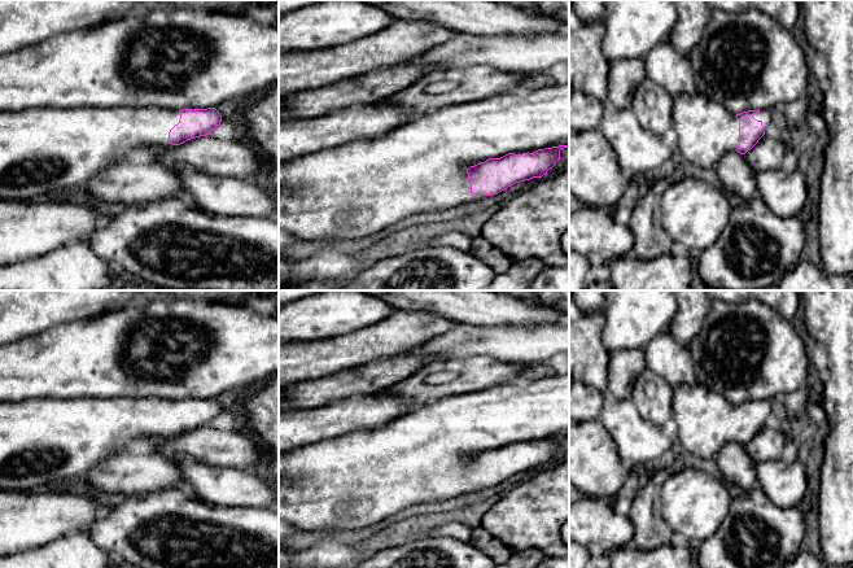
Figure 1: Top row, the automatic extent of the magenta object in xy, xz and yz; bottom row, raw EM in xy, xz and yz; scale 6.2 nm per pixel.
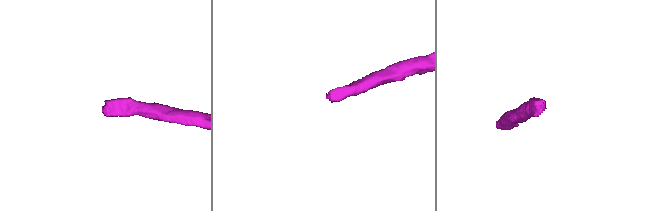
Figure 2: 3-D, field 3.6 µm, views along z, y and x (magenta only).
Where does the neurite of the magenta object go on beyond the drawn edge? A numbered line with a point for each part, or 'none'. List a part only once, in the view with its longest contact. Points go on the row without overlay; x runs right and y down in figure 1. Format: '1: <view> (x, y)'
1: xz (357, 483)

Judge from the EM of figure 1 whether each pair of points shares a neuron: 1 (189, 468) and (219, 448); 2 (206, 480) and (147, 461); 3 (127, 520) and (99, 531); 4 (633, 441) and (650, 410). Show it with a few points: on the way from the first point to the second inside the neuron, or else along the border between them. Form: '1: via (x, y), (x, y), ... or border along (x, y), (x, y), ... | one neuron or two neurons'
1: border along (179, 463), (202, 462), (227, 468) | two neurons
2: border along (178, 464), (179, 473), (184, 481) | two neurons
3: via (121, 527), (117, 531), (105, 531) | one neuron
4: border along (631, 397), (638, 413), (660, 428) | two neurons

